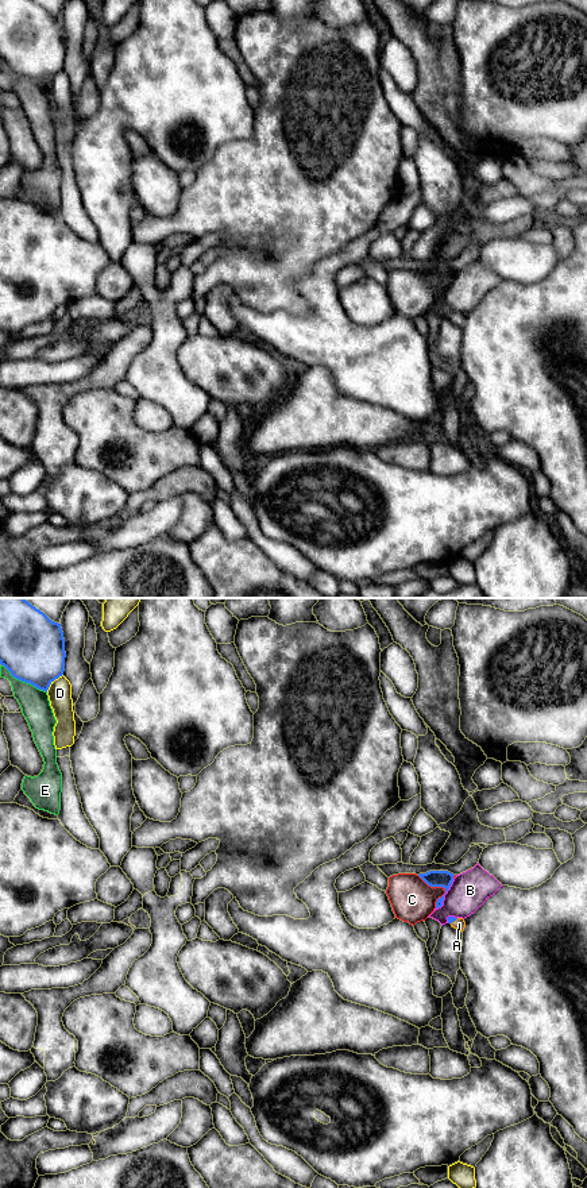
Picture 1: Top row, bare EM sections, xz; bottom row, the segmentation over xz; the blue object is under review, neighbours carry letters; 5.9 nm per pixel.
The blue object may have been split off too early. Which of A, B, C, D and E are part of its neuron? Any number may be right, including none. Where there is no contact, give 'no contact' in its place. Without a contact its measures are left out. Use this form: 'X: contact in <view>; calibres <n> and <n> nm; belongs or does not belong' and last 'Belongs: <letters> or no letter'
A: contact in xz; calibres 40 and 70 nm; belongs
B: contact in xz; calibres 100 and 220 nm; does not belong
C: contact in xz; calibres 100 and 260 nm; does not belong
D: contact in xz; calibres 380 and 140 nm; does not belong
E: contact in xz; calibres 380 and 180 nm; does not belong
Belongs: A

